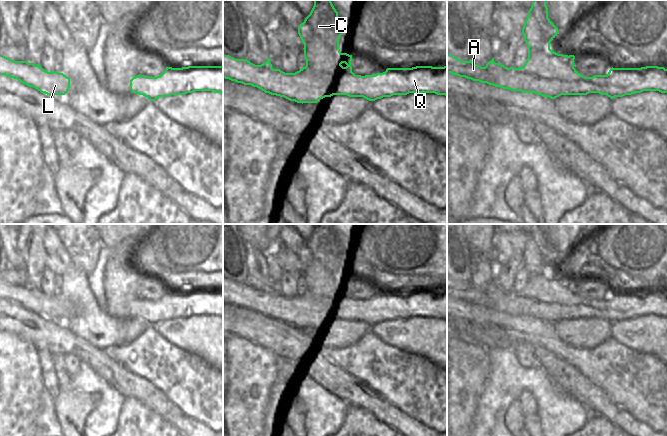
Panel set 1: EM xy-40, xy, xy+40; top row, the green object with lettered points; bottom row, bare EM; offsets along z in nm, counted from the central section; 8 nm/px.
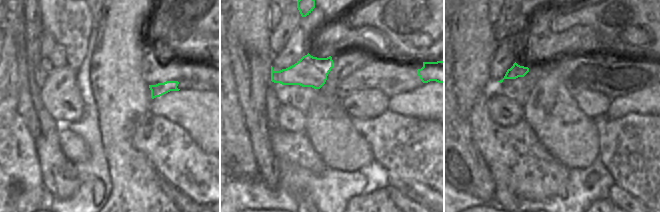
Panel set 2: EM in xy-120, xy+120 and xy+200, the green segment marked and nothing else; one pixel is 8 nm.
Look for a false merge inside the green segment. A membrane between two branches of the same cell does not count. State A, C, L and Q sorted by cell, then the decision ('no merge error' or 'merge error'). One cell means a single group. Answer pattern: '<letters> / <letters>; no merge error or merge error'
A C L Q; no merge error

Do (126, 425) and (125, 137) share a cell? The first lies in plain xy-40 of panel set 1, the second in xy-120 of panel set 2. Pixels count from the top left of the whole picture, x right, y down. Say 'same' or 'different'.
same

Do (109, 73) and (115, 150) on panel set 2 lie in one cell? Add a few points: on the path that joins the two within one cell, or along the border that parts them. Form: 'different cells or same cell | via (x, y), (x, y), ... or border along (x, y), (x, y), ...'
same cell | via (115, 92), (115, 131)

